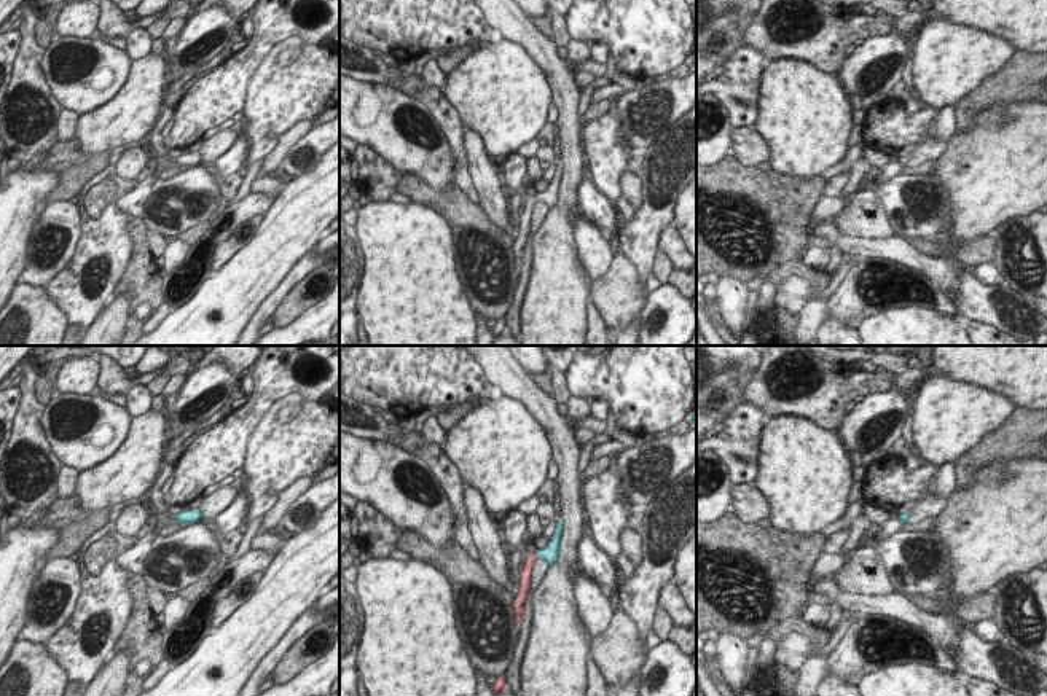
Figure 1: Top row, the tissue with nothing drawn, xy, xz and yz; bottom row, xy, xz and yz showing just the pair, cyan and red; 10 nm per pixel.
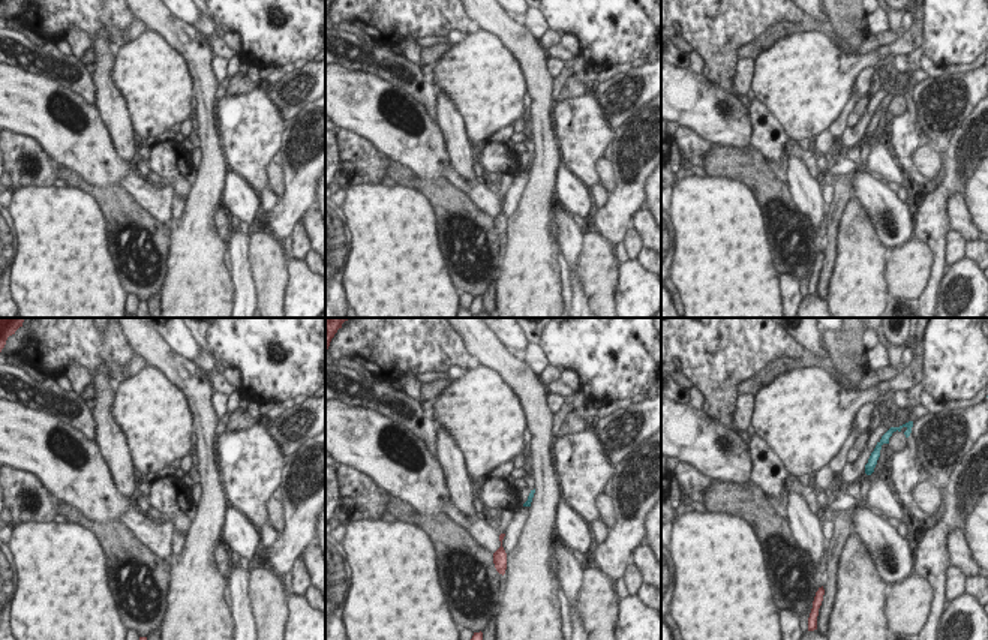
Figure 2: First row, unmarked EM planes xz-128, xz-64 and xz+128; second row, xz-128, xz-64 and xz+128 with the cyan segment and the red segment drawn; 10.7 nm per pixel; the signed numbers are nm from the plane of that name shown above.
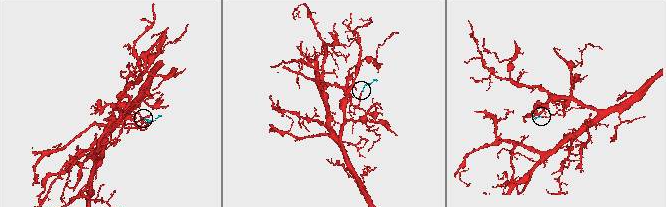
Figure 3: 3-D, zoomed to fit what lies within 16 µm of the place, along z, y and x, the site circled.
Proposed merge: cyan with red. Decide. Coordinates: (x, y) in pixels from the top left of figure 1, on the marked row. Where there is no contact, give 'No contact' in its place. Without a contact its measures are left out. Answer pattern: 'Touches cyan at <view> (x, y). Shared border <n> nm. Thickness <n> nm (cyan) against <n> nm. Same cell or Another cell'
Touches cyan at xz (536, 556). Shared border 70 nm. Thickness 160 nm (cyan) against 130 nm. Same cell.

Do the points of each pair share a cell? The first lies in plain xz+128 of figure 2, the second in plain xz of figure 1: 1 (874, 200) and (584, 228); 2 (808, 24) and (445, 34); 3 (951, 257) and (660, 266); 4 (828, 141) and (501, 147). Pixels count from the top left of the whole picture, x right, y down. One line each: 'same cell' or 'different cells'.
1: same cell
2: different cells
3: same cell
4: different cells

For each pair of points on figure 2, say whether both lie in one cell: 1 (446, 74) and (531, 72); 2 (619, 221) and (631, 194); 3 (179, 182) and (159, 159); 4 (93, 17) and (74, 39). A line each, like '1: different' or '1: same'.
1: different
2: same
3: same
4: different

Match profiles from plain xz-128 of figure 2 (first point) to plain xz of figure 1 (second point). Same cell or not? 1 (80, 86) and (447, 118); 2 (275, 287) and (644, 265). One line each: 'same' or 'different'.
1: same
2: different

